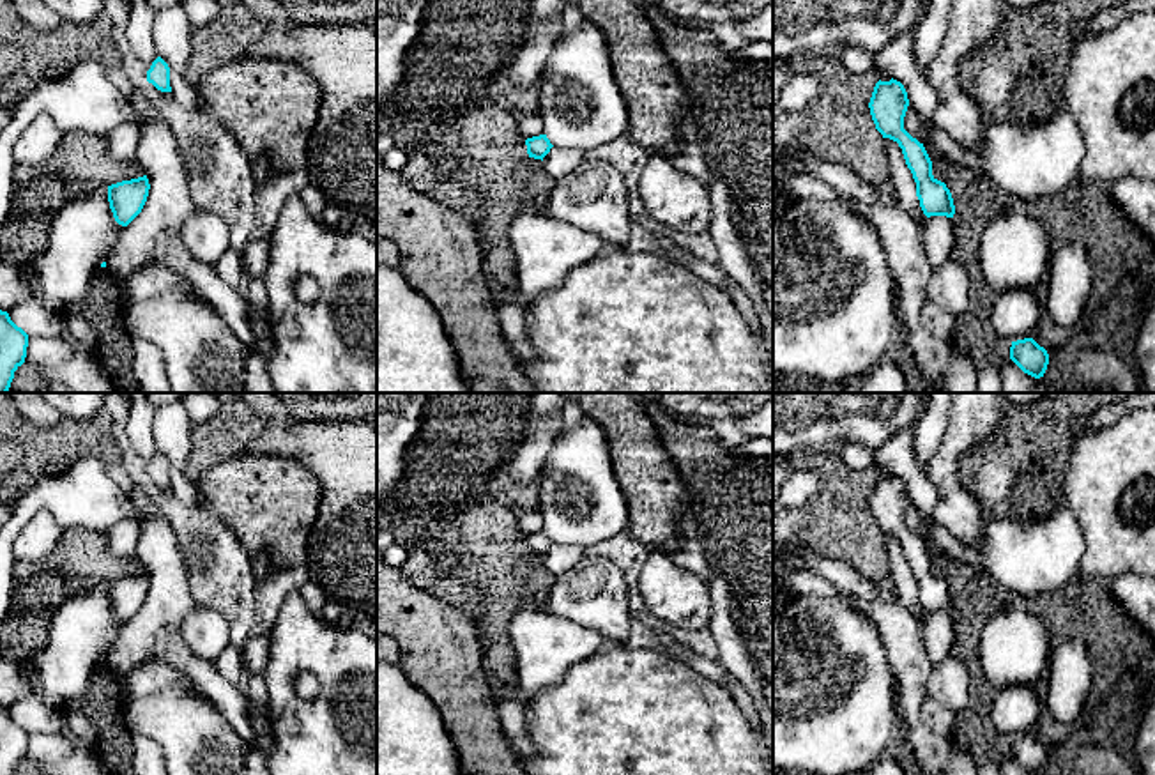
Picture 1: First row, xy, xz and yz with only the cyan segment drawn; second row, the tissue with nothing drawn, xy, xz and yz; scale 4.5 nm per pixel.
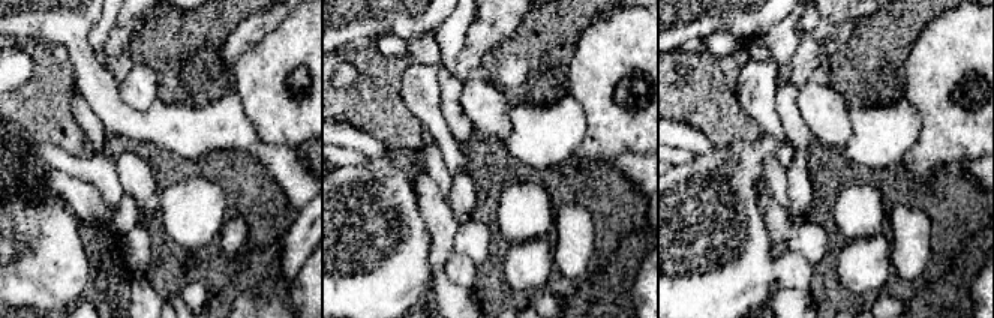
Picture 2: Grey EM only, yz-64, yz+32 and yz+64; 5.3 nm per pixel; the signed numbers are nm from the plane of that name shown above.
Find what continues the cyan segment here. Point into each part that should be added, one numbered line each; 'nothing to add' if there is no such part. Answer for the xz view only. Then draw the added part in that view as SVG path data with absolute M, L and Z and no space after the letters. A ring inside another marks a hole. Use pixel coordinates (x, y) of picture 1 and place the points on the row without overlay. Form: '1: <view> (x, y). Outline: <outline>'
nothing to add

